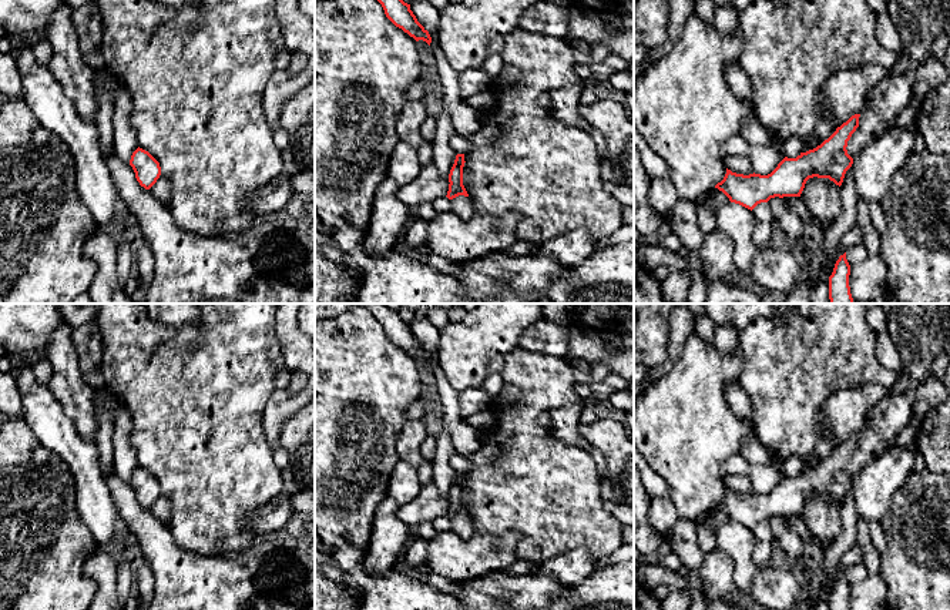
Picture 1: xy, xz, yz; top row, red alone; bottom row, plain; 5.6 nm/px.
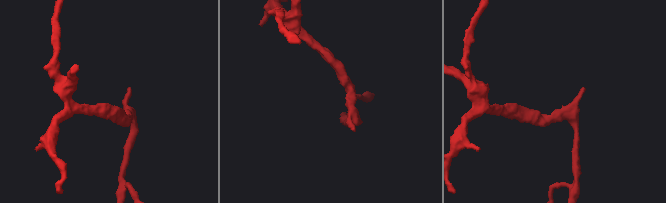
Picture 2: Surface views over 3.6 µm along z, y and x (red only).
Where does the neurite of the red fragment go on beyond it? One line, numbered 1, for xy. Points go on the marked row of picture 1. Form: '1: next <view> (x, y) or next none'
1: next none

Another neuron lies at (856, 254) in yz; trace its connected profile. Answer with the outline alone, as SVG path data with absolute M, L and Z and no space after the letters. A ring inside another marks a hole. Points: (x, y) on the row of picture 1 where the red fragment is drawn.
M860 242L855 247L850 247L846 251L846 259L847 259L850 267L855 264L863 262L867 258L869 258L869 254L867 254L867 249L866 249L863 242Z

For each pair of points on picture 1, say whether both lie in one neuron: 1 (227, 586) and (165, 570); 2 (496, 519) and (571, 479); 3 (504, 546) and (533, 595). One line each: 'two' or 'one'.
1: one
2: one
3: two

